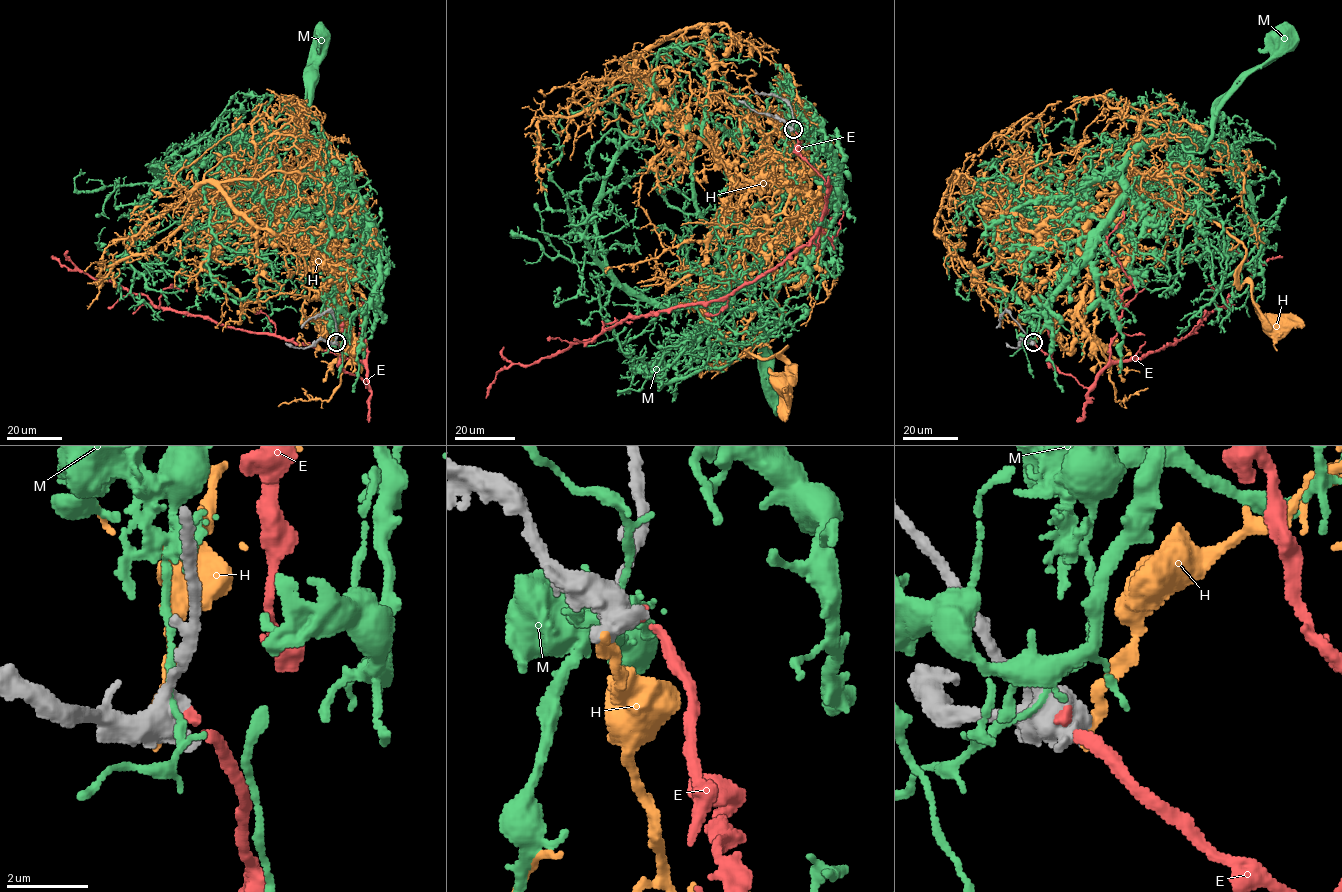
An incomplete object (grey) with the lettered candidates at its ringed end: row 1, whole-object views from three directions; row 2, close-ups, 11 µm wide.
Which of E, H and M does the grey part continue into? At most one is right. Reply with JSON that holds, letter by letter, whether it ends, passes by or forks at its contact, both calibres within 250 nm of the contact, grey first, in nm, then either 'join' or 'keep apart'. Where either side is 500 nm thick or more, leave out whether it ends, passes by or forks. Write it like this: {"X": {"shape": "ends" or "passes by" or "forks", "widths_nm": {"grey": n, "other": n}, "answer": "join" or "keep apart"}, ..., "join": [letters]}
{"E": {"widths_nm": {"grey": 500, "other": 200}, "answer": "join"}, "H": {"widths_nm": {"grey": 750, "other": 300}, "answer": "keep apart"}, "M": {"shape": "passes by", "widths_nm": {"grey": 480, "other": 130}, "answer": "keep apart"}, "join": ["E"]}

